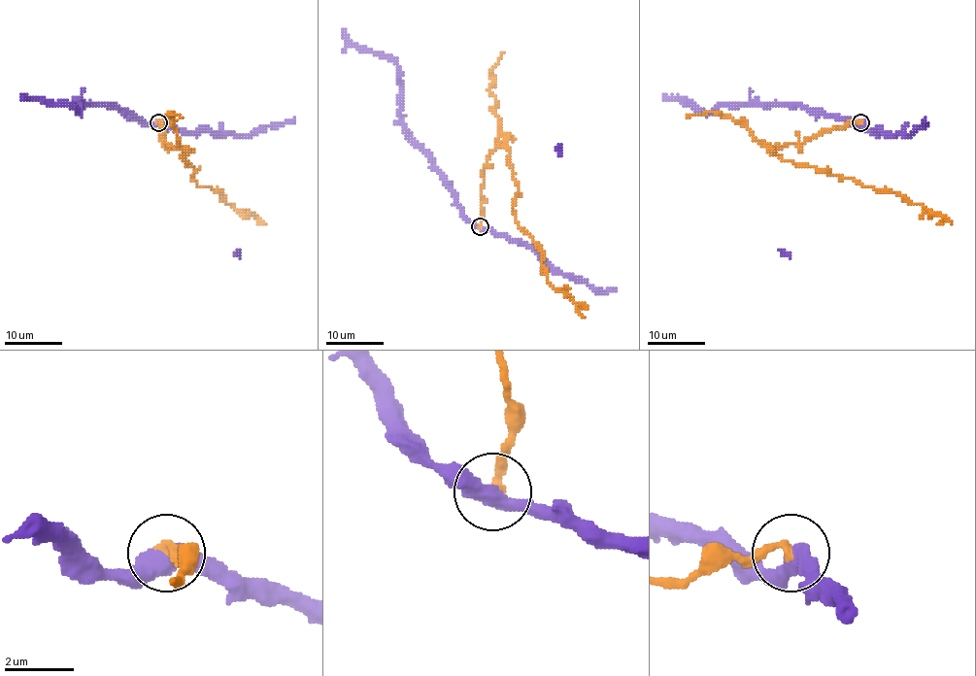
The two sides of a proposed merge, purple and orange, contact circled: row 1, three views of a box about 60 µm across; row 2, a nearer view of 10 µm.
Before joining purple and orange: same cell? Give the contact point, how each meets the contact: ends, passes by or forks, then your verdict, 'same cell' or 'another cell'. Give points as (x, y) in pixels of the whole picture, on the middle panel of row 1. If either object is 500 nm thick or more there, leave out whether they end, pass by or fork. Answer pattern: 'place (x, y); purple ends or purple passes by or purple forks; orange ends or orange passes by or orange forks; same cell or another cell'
place (480, 226); another cell

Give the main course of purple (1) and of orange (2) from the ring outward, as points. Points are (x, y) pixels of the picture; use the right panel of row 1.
1: (861, 122), (856, 125), (848, 119), (788, 105), (719, 104), (710, 111), (700, 111), (664, 95)
2: (861, 122), (821, 131), (799, 144), (769, 147), (784, 159), (919, 203), (943, 216), (940, 223)

